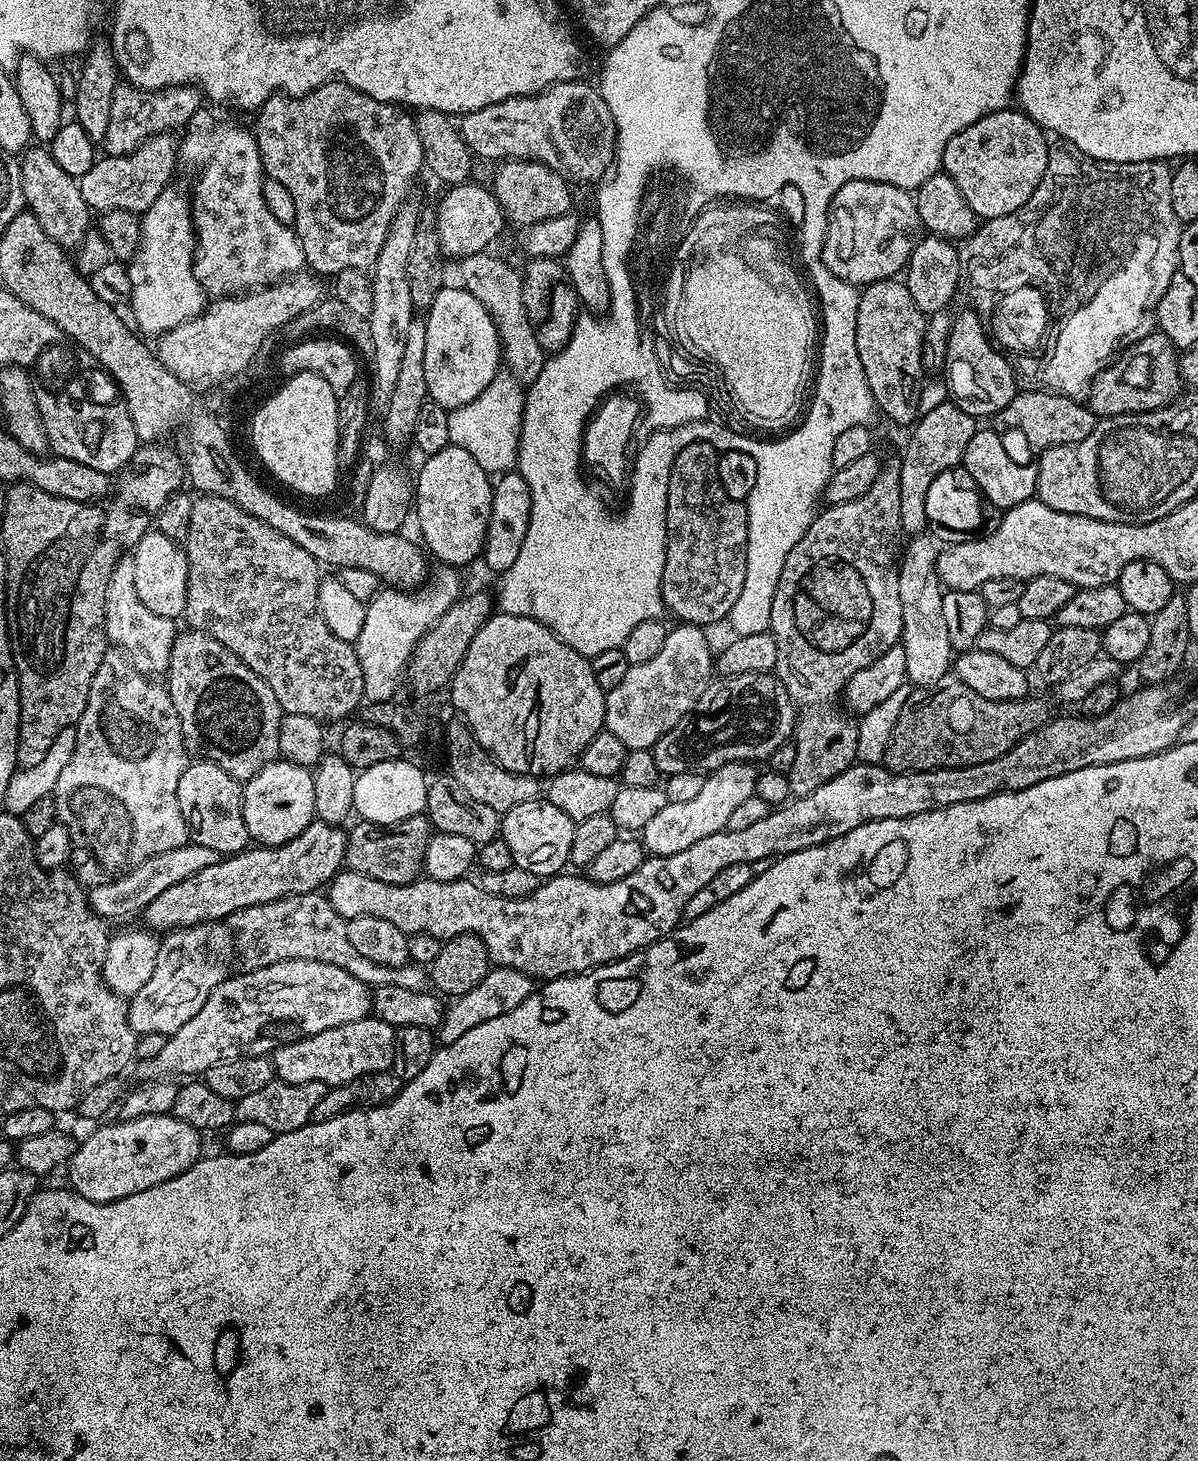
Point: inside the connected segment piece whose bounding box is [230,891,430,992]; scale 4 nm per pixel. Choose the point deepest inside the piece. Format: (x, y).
(305, 927)

